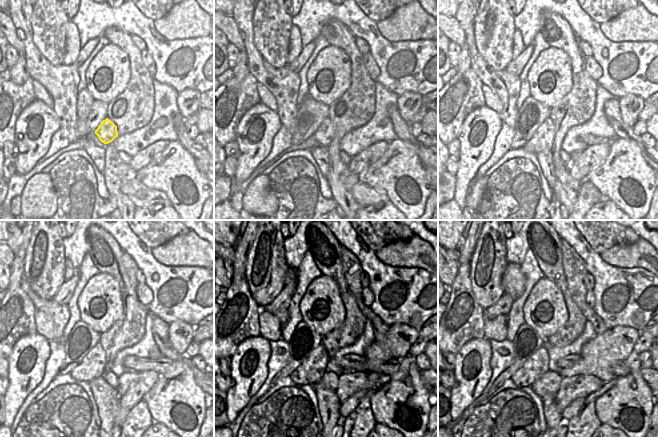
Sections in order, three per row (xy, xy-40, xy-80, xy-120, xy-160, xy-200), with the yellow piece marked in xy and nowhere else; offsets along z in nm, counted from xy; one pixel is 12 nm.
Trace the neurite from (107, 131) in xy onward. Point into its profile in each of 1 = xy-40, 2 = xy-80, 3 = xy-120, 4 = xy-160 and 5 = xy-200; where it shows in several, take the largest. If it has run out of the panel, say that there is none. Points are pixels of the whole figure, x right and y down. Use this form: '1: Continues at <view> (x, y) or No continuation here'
1: Continues at xy-40 (324, 134)
2: Continues at xy-80 (542, 141)
3: Continues at xy-120 (93, 365)
4: Continues at xy-160 (311, 371)
5: Continues at xy-200 (537, 364).

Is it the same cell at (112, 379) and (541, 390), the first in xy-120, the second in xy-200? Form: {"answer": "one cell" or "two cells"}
{"answer": "one cell"}

